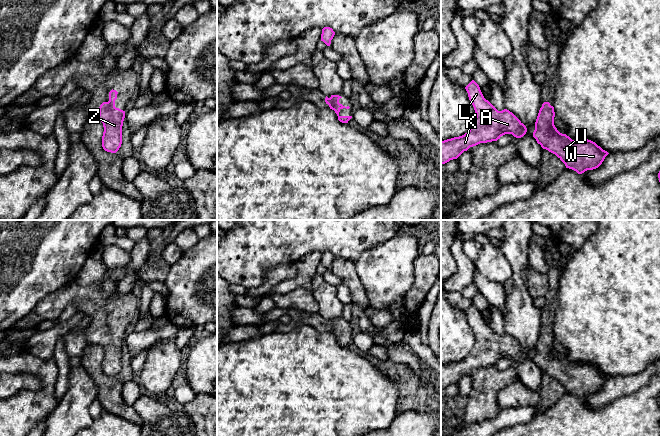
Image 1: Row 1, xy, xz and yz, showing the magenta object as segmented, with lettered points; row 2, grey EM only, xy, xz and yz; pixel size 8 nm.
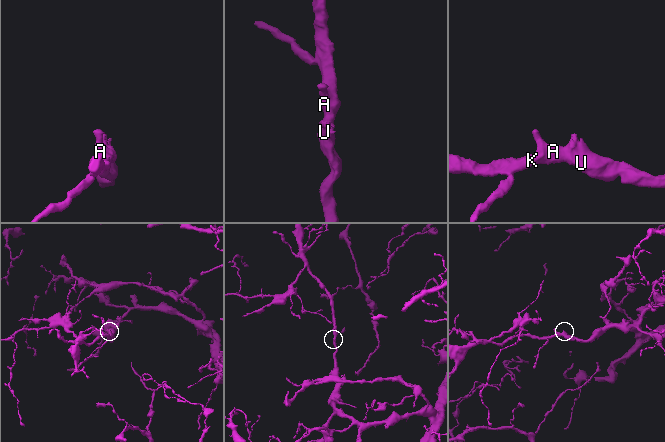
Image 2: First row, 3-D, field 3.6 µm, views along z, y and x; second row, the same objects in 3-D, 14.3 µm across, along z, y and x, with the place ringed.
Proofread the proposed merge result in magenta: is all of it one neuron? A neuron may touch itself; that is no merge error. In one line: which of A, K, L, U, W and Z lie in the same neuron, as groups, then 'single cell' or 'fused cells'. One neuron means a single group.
A K L U W Z | single cell

